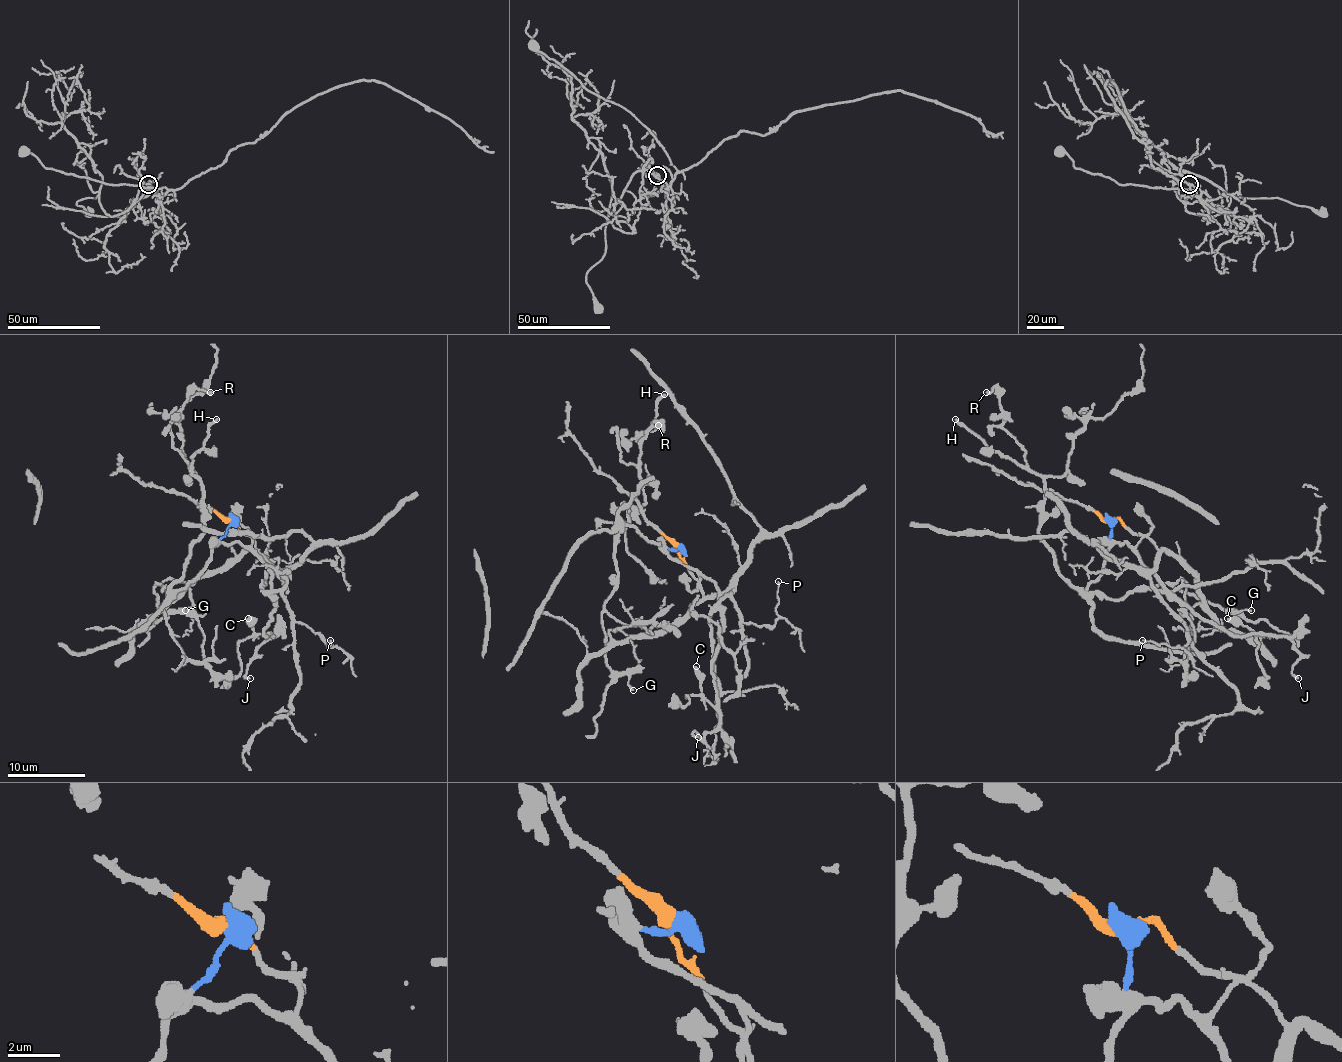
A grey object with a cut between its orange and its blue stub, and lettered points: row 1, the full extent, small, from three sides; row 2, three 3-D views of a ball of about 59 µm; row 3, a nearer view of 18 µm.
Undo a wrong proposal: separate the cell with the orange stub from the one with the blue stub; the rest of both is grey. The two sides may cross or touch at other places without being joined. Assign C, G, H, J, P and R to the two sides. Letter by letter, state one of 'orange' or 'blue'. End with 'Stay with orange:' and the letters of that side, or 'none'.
C: blue
G: blue
H: blue
J: blue
P: orange
R: blue
Stay with orange: P

